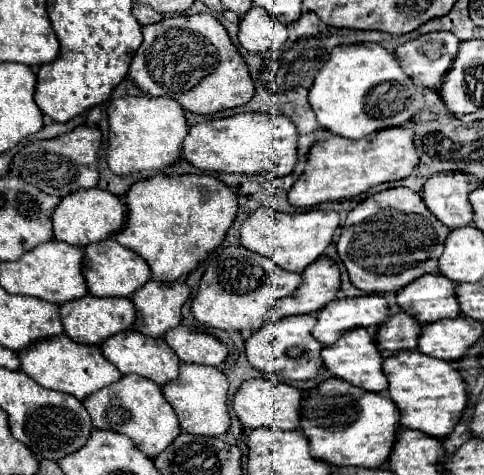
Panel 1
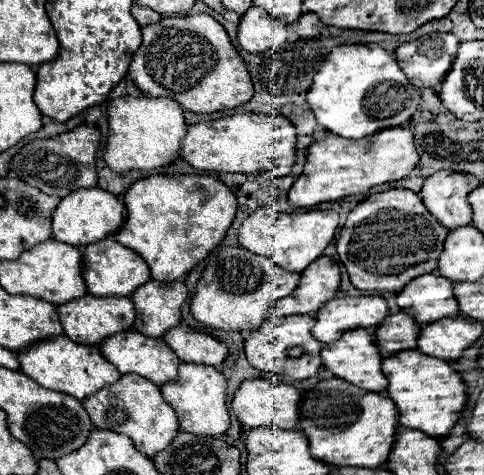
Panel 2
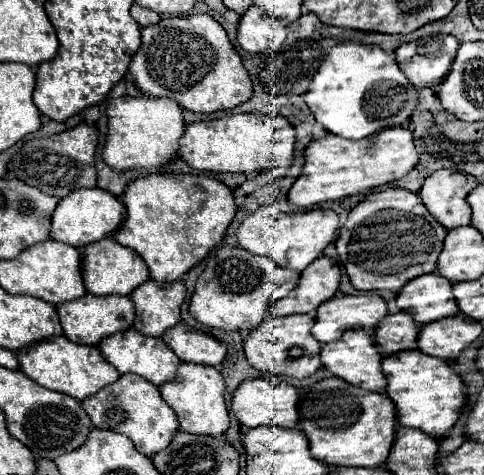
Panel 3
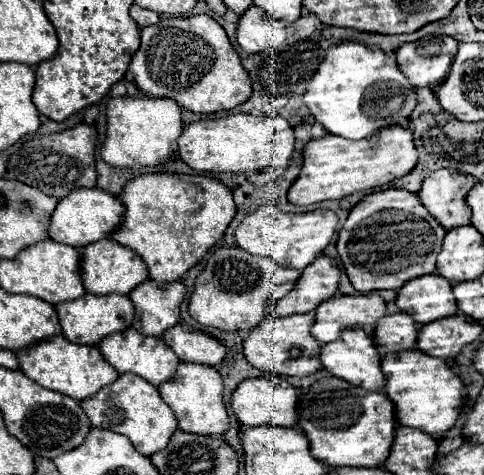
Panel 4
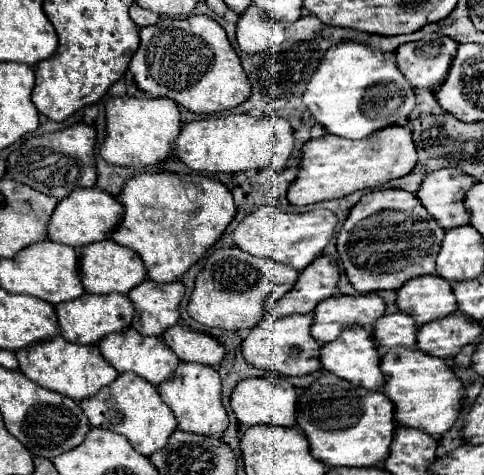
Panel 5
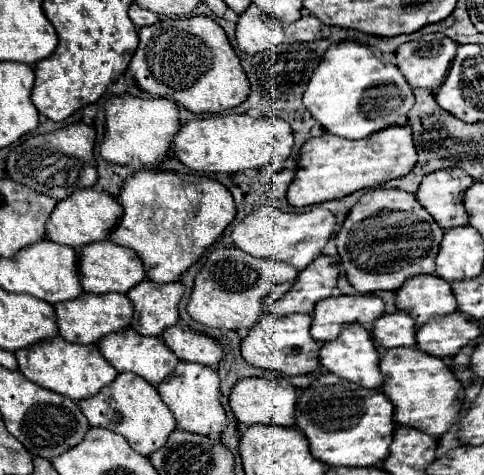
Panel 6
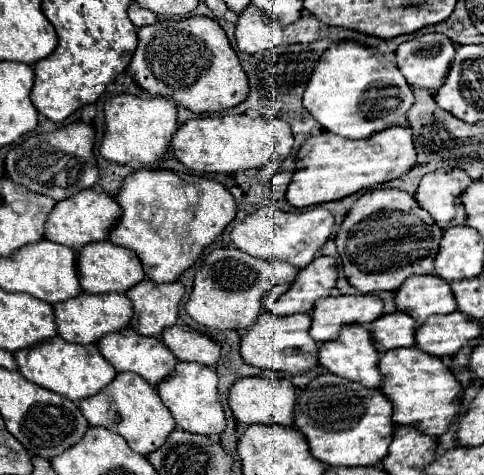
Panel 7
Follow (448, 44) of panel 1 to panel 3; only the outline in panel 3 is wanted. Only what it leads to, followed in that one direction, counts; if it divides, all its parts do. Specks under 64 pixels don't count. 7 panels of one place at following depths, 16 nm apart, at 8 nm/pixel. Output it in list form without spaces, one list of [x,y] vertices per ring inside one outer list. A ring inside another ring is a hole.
[[[434,34],[416,42],[402,44],[396,50],[400,70],[408,76],[414,88],[438,90],[448,76],[452,60],[456,58],[458,40],[448,34]]]

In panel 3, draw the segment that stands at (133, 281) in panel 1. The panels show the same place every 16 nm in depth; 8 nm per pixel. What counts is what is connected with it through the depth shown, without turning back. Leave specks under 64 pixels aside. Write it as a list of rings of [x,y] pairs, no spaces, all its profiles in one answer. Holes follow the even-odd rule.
[[[104,238],[96,244],[88,244],[82,252],[82,280],[90,294],[128,296],[134,288],[144,284],[148,278],[150,278],[150,274],[148,274],[148,266],[144,264],[144,260],[140,260],[140,256],[136,252],[120,246],[112,238]]]

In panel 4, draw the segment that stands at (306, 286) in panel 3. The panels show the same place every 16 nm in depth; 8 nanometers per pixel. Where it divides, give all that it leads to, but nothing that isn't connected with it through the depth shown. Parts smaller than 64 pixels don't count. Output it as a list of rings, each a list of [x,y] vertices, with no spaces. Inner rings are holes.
[[[318,256],[308,268],[304,268],[296,286],[284,298],[270,302],[268,308],[276,316],[314,312],[320,302],[336,294],[338,280],[338,262],[330,256]]]

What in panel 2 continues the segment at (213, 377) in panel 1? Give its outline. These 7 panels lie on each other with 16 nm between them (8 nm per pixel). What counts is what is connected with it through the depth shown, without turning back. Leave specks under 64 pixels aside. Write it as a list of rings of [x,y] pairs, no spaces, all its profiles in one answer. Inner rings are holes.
[[[182,362],[178,368],[178,376],[172,382],[160,386],[164,400],[172,406],[178,416],[180,428],[190,434],[202,436],[222,436],[230,426],[230,416],[226,408],[226,378],[214,366],[202,364],[186,364]]]

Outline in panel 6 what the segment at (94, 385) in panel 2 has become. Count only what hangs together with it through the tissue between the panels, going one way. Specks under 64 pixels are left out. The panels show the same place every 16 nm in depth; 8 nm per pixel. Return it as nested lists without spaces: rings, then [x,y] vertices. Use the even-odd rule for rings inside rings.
[[[62,336],[38,342],[34,346],[22,348],[16,354],[18,370],[38,386],[44,386],[46,390],[58,392],[62,396],[68,396],[74,402],[80,402],[84,398],[90,398],[98,394],[104,386],[108,386],[116,378],[116,370],[104,360],[98,346],[82,346],[82,344],[70,344]]]

